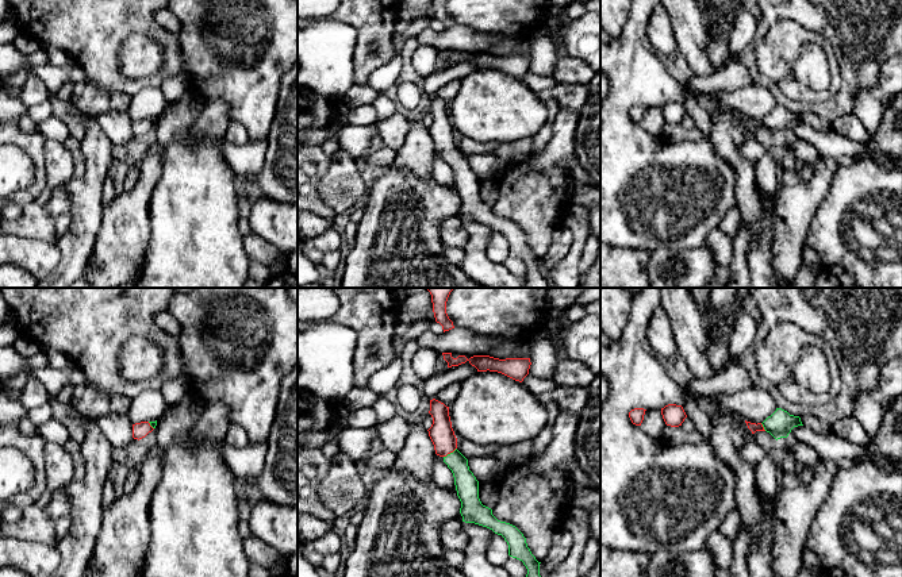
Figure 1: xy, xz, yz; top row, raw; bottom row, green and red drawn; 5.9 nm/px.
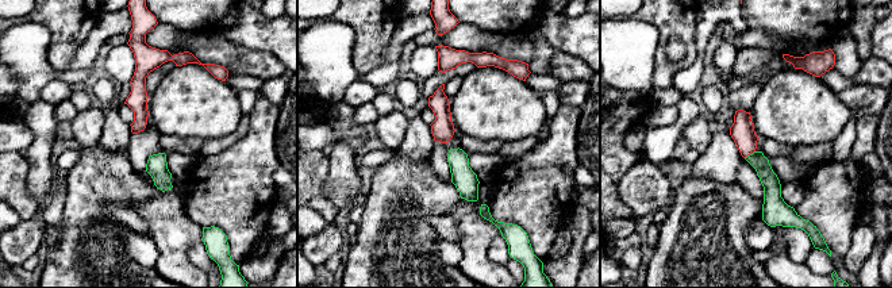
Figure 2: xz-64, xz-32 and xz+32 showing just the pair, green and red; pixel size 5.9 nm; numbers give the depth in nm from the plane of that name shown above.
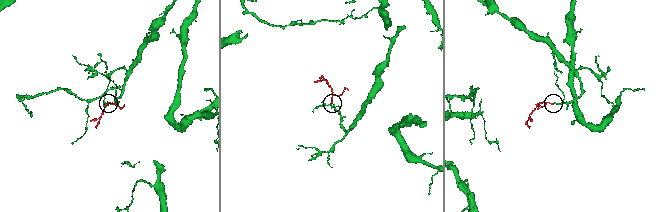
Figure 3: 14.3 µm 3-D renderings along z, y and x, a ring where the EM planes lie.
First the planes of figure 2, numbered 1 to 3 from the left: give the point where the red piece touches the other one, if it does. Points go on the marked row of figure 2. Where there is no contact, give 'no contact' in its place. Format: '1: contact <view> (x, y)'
1: no contact
2: no contact
3: contact xz+32 (750, 154)

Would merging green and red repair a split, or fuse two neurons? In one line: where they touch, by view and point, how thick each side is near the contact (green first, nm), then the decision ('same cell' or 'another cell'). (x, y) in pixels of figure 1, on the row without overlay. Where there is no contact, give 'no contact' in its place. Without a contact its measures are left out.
xz (450, 150) | 140/140 nm | same cell

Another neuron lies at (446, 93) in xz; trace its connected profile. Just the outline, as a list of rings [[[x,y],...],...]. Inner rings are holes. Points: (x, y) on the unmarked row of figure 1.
[[[454,78],[437,91],[435,97],[449,104],[460,89],[461,80]]]

